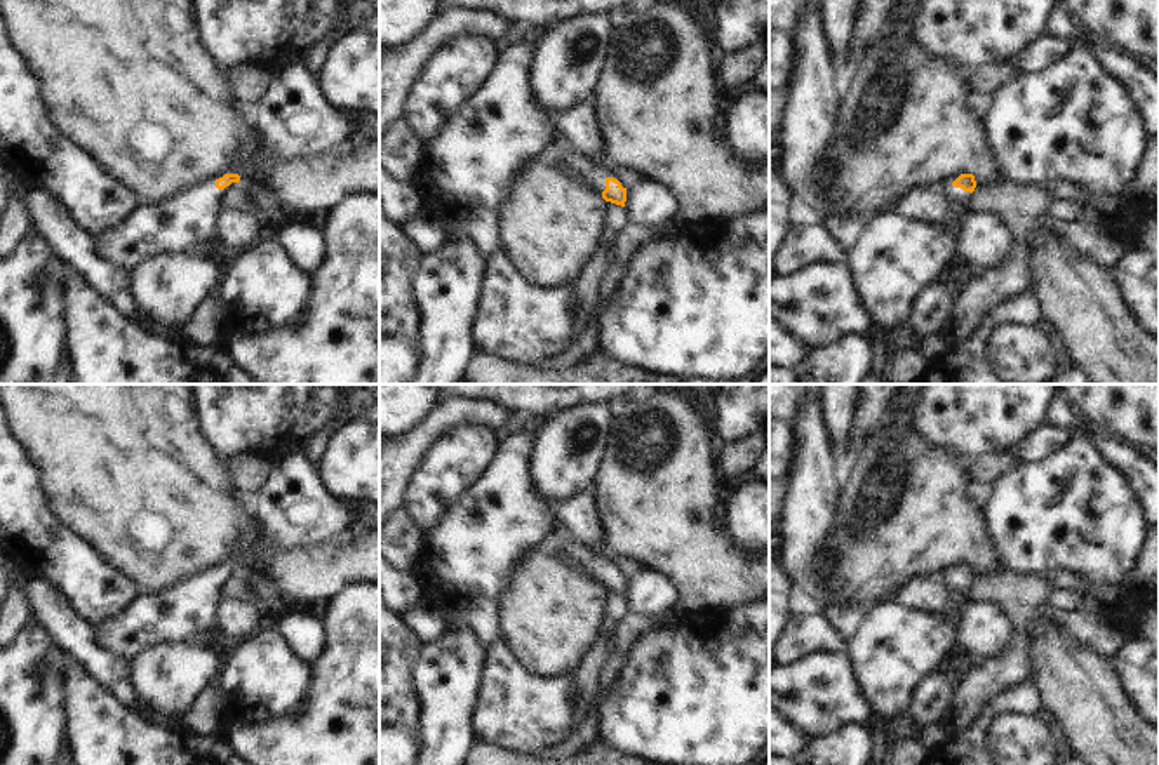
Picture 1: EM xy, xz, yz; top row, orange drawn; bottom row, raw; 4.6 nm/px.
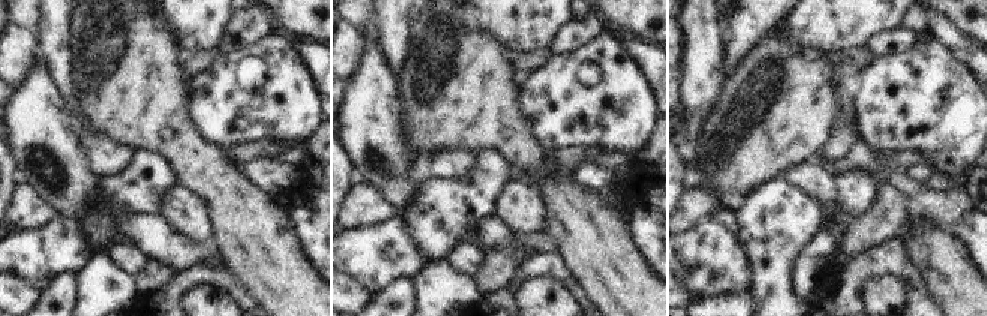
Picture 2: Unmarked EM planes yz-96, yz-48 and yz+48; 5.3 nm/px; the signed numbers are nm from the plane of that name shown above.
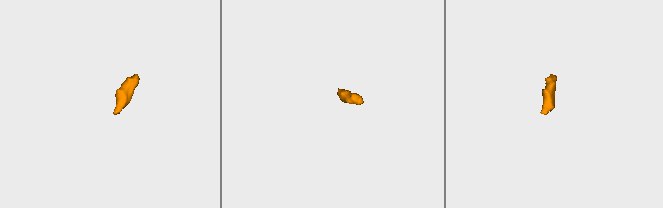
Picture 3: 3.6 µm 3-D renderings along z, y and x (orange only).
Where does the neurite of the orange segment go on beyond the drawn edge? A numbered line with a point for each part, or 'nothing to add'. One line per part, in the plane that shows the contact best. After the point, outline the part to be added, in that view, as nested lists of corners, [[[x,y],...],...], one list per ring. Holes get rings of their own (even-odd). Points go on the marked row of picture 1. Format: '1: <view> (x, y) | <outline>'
1: xz (571, 162) | [[[571,146],[557,153],[553,165],[595,193],[602,195],[606,190],[606,176],[600,172],[599,165]]]

